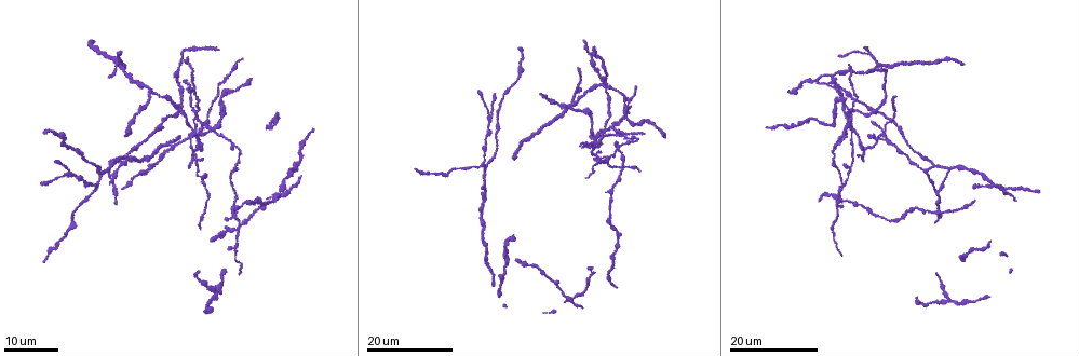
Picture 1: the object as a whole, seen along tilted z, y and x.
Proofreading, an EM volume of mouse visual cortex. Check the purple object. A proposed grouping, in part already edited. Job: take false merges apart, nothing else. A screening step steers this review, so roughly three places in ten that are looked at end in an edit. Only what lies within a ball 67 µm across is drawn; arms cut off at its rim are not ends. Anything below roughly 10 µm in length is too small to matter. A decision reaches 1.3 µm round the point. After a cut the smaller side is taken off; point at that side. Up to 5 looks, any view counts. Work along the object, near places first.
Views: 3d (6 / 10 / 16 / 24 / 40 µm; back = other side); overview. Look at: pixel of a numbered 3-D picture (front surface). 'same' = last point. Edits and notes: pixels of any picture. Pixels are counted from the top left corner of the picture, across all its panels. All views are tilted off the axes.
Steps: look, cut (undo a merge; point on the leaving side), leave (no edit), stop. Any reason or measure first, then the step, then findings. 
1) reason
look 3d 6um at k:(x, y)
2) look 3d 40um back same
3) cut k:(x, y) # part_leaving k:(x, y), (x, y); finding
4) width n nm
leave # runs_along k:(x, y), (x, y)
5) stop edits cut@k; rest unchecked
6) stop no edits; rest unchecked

small branch off a trunk
look 3d 24um at 1:(863, 147)

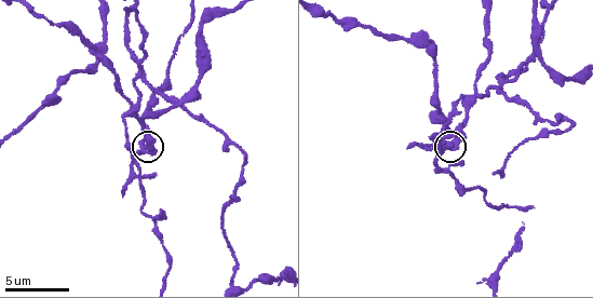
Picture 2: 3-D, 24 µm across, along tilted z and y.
look 3d 10um at 2:(148, 152)

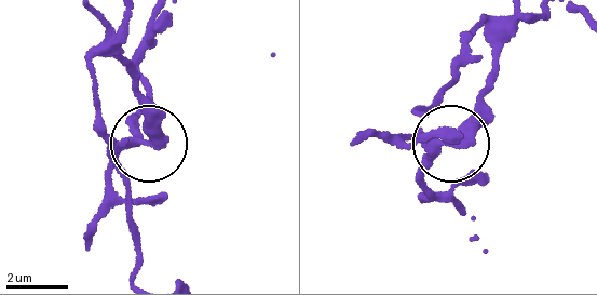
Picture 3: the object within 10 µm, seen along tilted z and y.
other side
look 3d 10um back at 3:(148, 139)

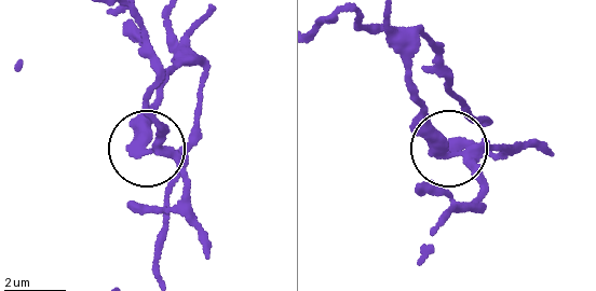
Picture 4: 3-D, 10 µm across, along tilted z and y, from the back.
leave # runs_along 4:(360, 15), (401, 52), (417, 102), (485, 193); all the same neuron

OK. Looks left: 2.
four or more arms meet
look 3d 10um at 2:(132, 107)

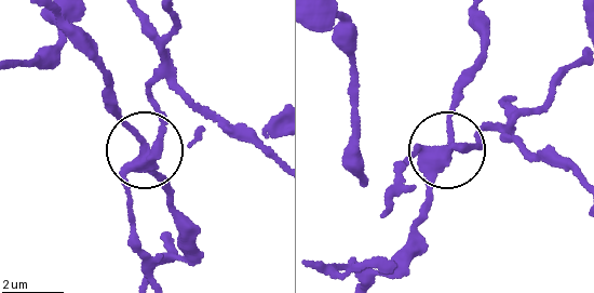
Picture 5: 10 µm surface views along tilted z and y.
cut 5:(160, 136) # part_leaving 5:(433, 145), (464, 147), (484, 130), (517, 136), (579, 170); a second neuron is stuck on

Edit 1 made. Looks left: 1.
stop edits cut@5; rest unchecked

